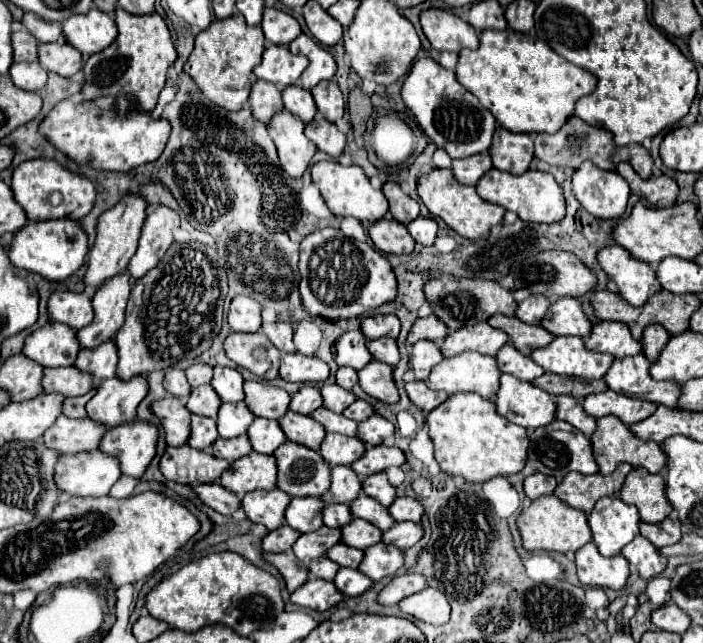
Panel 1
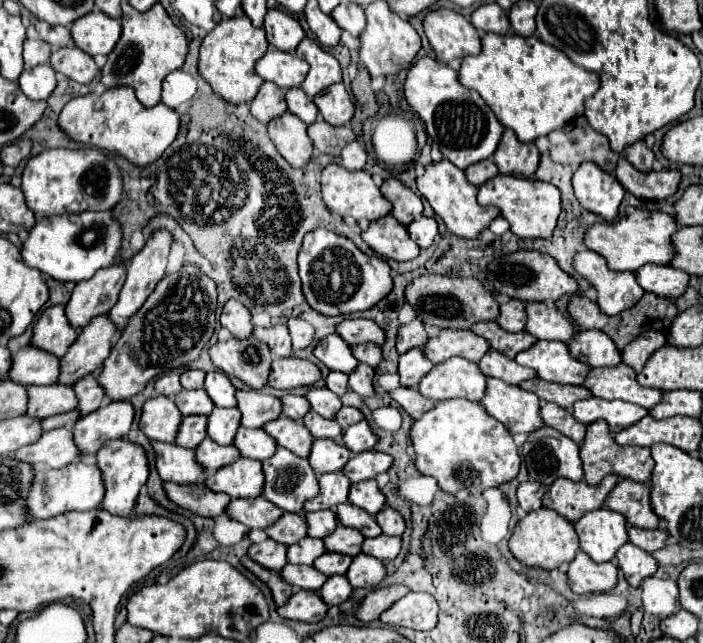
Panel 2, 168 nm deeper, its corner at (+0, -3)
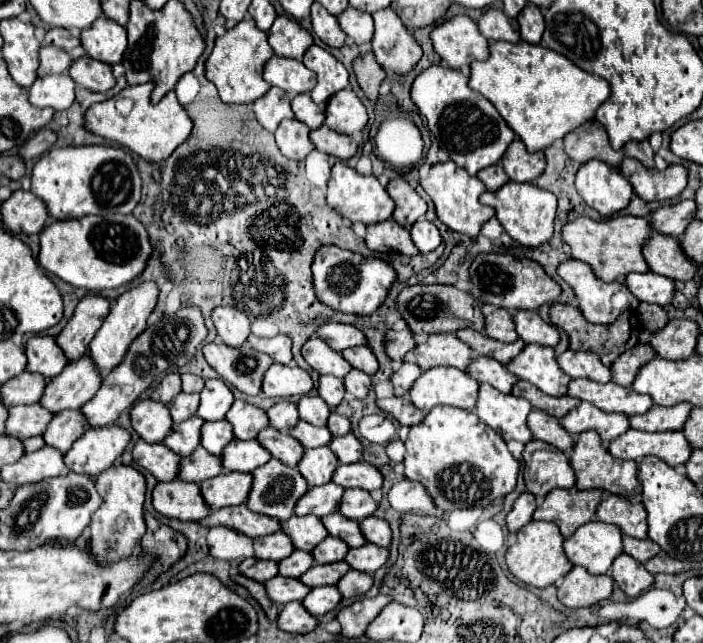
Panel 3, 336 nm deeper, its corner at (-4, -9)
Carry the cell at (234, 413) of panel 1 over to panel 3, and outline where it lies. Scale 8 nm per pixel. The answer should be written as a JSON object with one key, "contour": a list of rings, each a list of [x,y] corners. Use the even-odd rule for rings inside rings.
{"contour":[[[227,420],[221,422],[205,422],[201,428],[201,446],[219,456],[221,450],[233,440],[233,428],[229,426]]]}

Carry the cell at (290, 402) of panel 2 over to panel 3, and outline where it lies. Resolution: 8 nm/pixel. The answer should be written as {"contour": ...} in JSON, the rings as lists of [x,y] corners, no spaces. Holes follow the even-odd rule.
{"contour":[[[281,400],[277,402],[275,406],[271,406],[267,410],[269,414],[269,420],[271,420],[271,426],[281,430],[281,432],[289,432],[293,430],[293,426],[299,422],[299,414],[297,414],[297,406],[293,402],[287,402],[287,400]]]}

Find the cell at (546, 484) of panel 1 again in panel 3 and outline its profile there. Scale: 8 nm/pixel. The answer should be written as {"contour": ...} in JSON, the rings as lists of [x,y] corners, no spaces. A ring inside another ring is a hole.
{"contour":[[[523,492],[515,504],[513,504],[513,510],[507,514],[507,526],[511,532],[517,532],[521,530],[529,520],[533,520],[533,512],[537,508],[537,500],[533,494],[529,492]]]}

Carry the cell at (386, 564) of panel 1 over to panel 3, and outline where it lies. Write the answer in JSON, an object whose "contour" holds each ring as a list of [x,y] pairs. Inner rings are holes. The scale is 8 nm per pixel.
{"contour":[[[349,570],[349,574],[345,574],[345,578],[341,578],[341,582],[337,584],[343,598],[363,596],[369,592],[371,586],[373,586],[373,576],[359,570]]]}

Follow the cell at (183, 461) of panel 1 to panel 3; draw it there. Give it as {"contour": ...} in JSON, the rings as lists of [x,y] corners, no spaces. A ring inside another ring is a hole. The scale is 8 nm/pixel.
{"contour":[[[139,440],[133,448],[133,458],[139,466],[147,468],[159,482],[175,480],[179,474],[181,456],[173,454],[165,444],[147,444]]]}

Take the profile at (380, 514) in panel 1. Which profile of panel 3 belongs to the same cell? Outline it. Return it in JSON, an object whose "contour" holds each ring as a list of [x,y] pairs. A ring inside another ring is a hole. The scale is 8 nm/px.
{"contour":[[[329,514],[323,518],[325,528],[331,536],[337,536],[341,540],[345,540],[351,548],[355,546],[363,546],[365,544],[365,536],[361,534],[359,522],[353,522],[349,518],[343,518],[343,514]]]}

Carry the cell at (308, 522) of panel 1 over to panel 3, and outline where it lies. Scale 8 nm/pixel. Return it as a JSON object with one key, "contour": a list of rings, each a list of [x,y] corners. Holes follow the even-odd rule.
{"contour":[[[283,530],[255,540],[255,556],[257,558],[279,562],[281,558],[285,558],[289,554],[293,554],[293,540]]]}

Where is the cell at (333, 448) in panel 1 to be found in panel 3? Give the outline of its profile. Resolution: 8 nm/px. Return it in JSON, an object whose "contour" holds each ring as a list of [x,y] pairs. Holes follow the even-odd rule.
{"contour":[[[319,446],[313,450],[305,450],[299,462],[299,472],[309,482],[309,486],[321,486],[331,480],[337,466],[339,458],[333,454],[333,450],[329,450],[329,446]]]}

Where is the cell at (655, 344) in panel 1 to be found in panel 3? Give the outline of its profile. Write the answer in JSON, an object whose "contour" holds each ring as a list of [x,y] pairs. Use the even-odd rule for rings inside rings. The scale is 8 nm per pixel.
{"contour":[[[639,344],[639,346],[641,346],[639,350],[637,350],[637,348],[627,350],[625,354],[621,354],[621,356],[617,358],[617,362],[611,364],[613,382],[617,382],[619,386],[631,386],[633,380],[637,378],[639,368],[641,368],[645,362],[649,362],[651,358],[655,358],[655,350],[653,350],[649,344],[645,344],[645,348],[643,348],[643,344]]]}

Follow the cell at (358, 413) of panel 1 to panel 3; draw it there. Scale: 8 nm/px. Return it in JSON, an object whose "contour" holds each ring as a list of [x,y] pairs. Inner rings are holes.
{"contour":[[[335,412],[329,416],[329,424],[327,426],[329,426],[329,430],[331,430],[333,436],[345,436],[345,434],[351,432],[349,418],[345,418],[341,414],[335,414]]]}

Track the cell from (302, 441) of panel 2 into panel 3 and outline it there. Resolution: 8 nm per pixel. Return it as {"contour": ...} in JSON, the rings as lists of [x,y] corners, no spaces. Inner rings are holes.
{"contour":[[[271,426],[263,428],[257,436],[259,444],[265,446],[273,458],[281,460],[287,466],[297,468],[297,462],[301,460],[301,452],[305,452],[305,448],[289,434],[281,432],[281,430],[273,430]]]}

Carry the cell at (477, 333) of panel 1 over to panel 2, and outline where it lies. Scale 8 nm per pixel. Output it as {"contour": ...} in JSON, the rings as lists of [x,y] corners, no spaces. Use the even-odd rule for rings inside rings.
{"contour":[[[445,328],[435,338],[429,338],[421,350],[433,364],[445,362],[451,356],[461,356],[477,362],[489,350],[489,342],[471,330]]]}

